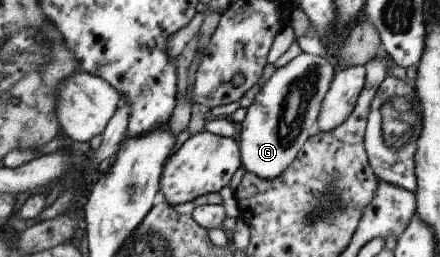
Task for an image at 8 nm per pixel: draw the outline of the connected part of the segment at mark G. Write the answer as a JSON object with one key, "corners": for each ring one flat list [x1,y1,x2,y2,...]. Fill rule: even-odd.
{"corners":[[302,52,261,86,245,120,238,124,241,164,248,172,261,180,275,180,293,164,305,141,319,133,317,116,336,71,326,58]]}

